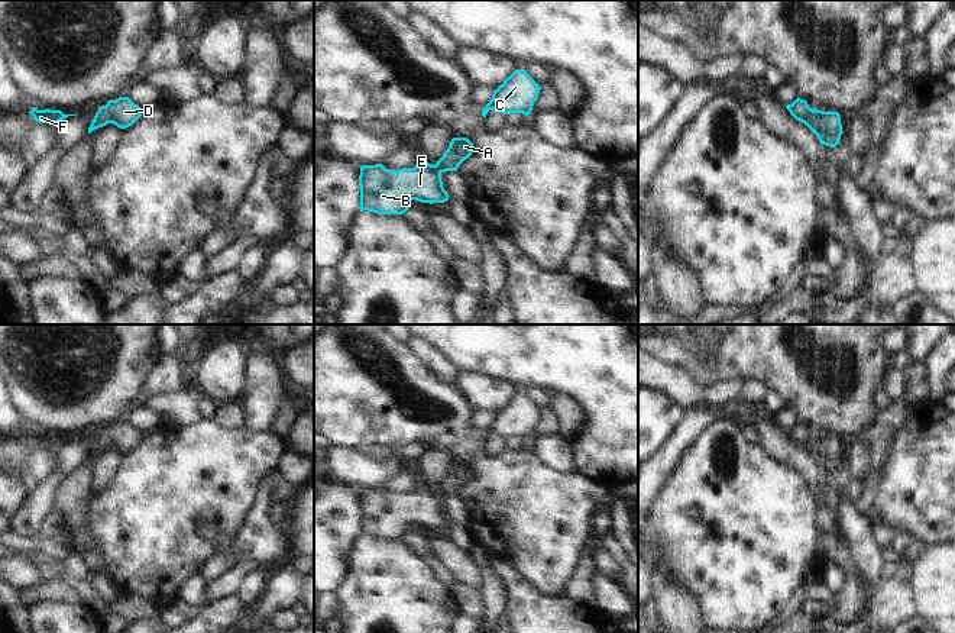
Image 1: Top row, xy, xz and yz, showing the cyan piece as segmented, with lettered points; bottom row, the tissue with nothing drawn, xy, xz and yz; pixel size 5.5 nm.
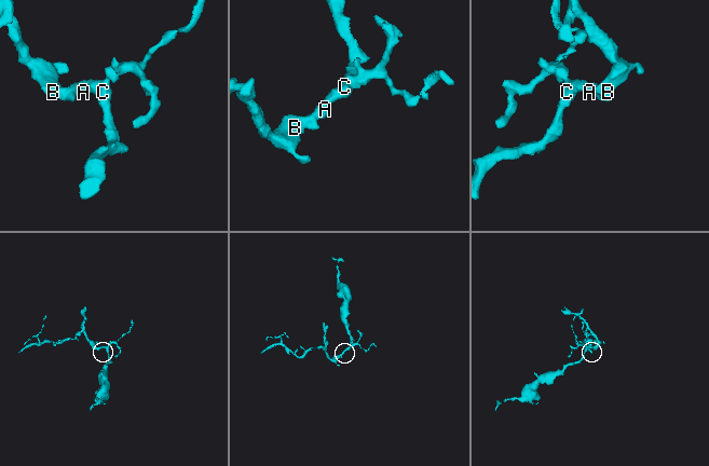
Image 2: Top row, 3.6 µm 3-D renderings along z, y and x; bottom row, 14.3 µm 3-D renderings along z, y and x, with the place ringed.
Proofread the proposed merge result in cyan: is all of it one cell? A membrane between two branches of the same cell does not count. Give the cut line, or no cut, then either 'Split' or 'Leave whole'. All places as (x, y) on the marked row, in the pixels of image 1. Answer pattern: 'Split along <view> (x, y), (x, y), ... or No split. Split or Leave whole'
No split. Leave whole.

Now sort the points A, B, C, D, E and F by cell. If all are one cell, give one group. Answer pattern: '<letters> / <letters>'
A B C D E F

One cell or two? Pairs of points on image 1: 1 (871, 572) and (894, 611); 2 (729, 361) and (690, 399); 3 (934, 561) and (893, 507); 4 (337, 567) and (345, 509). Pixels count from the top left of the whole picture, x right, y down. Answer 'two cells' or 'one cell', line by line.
1: two cells
2: two cells
3: two cells
4: one cell

